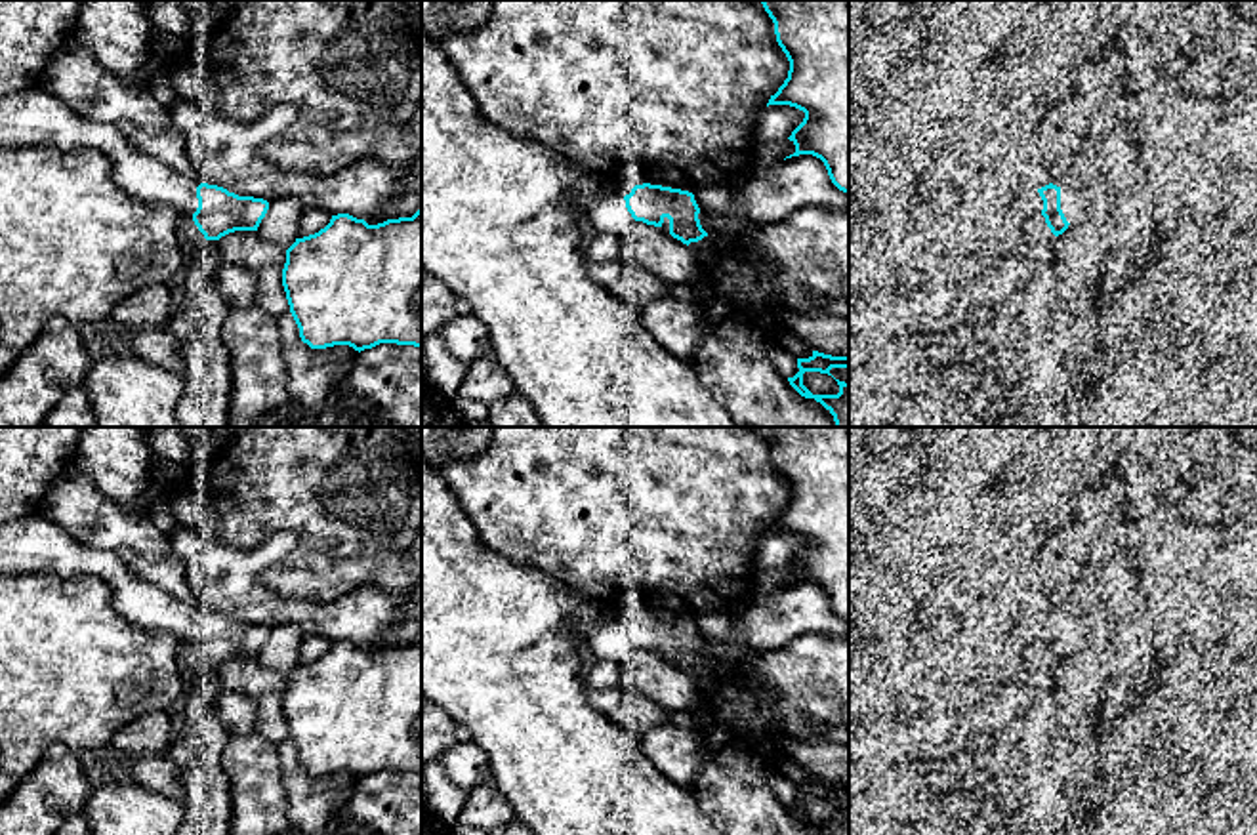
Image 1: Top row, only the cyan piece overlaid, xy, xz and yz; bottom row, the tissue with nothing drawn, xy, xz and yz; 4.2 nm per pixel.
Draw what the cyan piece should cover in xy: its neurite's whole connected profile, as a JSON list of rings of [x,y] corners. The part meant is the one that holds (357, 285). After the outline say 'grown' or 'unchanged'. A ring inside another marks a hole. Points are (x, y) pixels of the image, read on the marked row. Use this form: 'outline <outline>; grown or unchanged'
outline [[[422,210],[378,225],[349,214],[332,215],[324,229],[296,238],[286,250],[282,286],[299,337],[311,349],[422,347]]]; unchanged

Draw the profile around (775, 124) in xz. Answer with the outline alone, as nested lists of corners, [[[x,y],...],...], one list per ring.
[[[769,105],[755,120],[755,147],[786,141],[803,122],[805,112],[790,105]]]

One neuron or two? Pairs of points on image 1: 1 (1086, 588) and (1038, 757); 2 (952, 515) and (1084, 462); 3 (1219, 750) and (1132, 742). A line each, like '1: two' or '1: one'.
1: one
2: two
3: two

